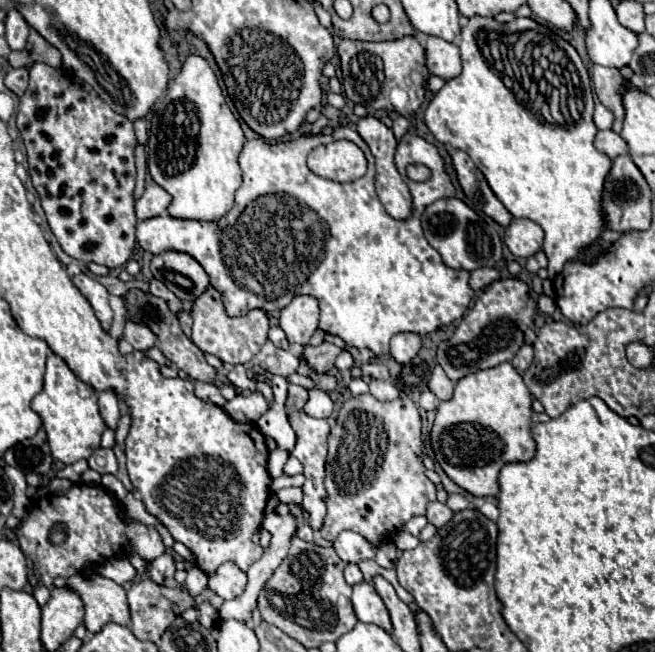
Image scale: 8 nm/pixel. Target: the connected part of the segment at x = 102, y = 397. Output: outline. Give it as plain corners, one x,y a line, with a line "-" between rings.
110,390
100,392
100,394
98,394
98,408
100,408
100,414
102,414
102,418
104,418
106,426
114,430
114,428
116,428
116,424
118,424
118,418
120,418
118,398
116,398

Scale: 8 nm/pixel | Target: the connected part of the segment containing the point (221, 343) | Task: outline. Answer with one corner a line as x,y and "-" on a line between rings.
208,286
192,304
192,342
204,352
228,364
246,364
268,340
268,316
264,310
250,310
244,316
232,318
222,306
222,298
214,286

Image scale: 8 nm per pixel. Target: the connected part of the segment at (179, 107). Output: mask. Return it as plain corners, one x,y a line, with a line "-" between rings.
188,56
180,74
156,102
148,132
148,172
172,196
168,214
206,222
226,216
242,184
238,154
244,142
244,132
226,106
212,68
202,56

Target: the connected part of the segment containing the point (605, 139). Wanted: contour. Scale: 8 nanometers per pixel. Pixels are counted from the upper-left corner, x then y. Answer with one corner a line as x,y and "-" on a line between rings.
600,130
594,138
594,146
604,152
608,158
616,158
620,154
628,154
628,144
612,130

